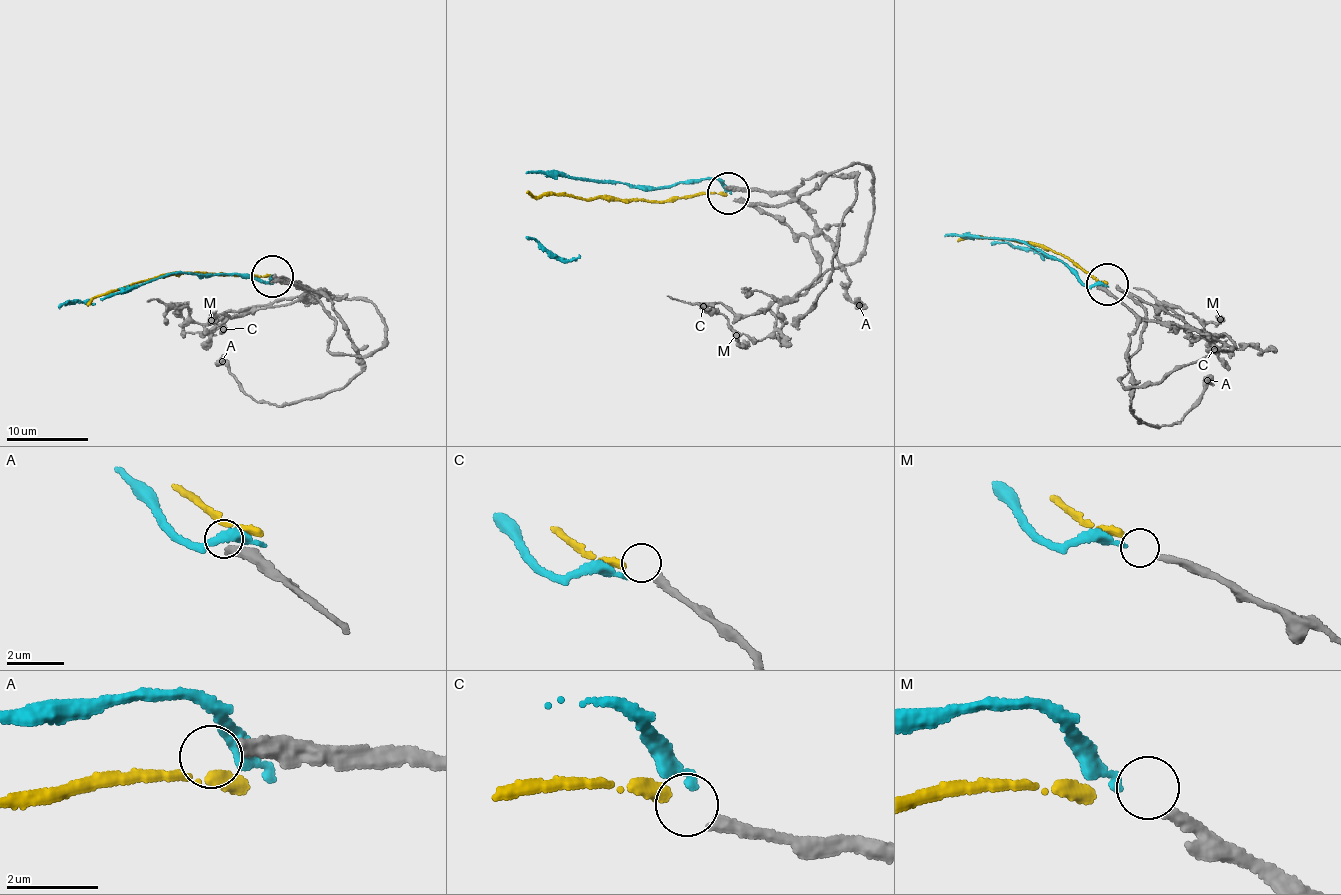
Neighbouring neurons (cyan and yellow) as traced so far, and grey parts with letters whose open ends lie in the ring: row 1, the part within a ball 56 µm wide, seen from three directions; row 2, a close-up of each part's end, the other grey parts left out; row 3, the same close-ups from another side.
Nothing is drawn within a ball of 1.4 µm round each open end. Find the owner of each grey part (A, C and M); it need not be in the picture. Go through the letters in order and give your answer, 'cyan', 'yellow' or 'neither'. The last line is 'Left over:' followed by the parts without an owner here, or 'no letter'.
A: neither
C: yellow
M: cyan
Left over: A

